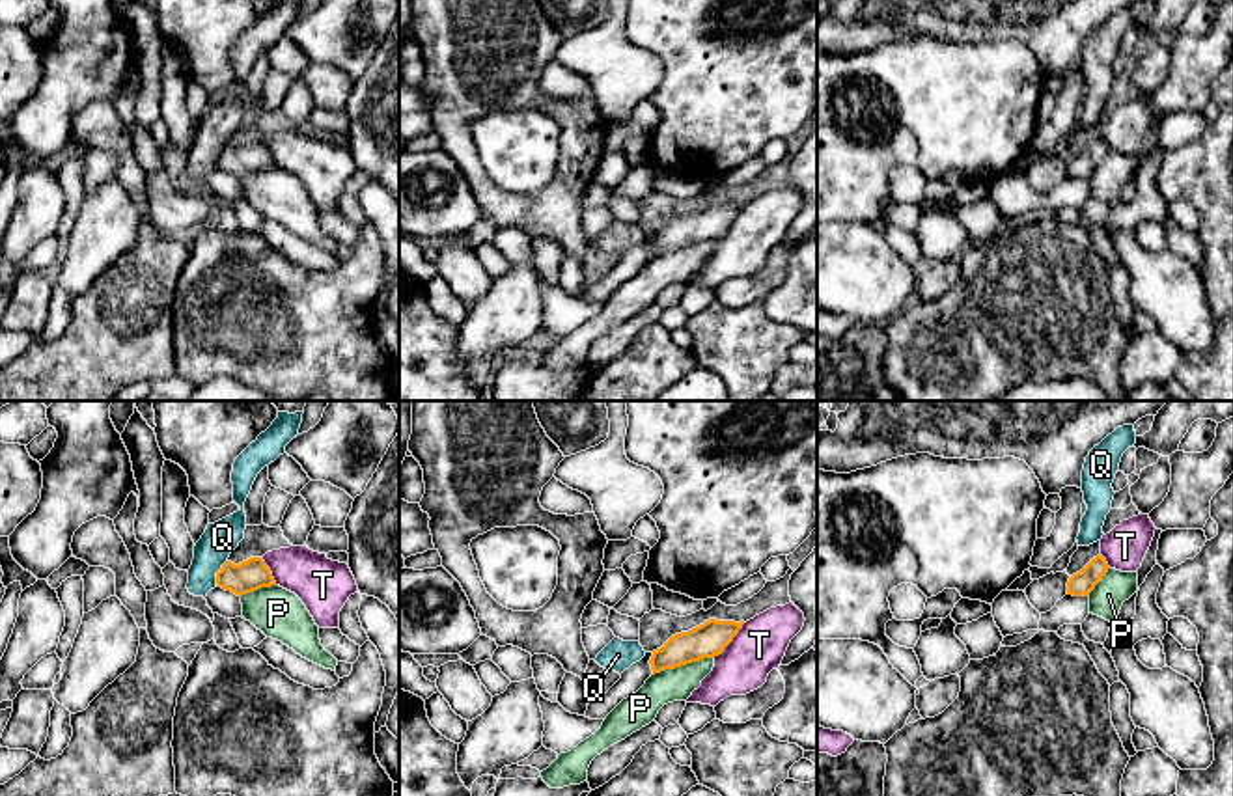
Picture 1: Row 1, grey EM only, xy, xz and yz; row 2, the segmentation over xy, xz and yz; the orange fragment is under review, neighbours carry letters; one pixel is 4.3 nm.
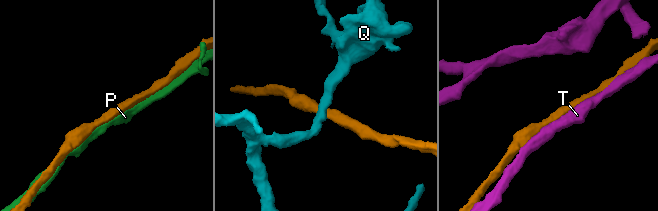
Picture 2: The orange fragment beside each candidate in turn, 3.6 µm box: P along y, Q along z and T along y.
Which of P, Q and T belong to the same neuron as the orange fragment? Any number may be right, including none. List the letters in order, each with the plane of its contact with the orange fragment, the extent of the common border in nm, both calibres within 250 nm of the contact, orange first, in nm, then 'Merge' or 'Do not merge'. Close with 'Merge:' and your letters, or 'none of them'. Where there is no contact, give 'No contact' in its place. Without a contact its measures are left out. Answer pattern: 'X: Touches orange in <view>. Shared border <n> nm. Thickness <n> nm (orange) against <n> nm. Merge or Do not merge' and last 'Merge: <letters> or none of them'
P: Touches orange in xz. Shared border 280 nm. Thickness 150 nm (orange) against 140 nm. Merge
Q: Touches orange in xy. Shared border 130 nm. Thickness 140 nm (orange) against 150 nm. Do not merge
T: Touches orange in xz. Shared border 200 nm. Thickness 150 nm (orange) against 220 nm. Do not merge
Merge: P

